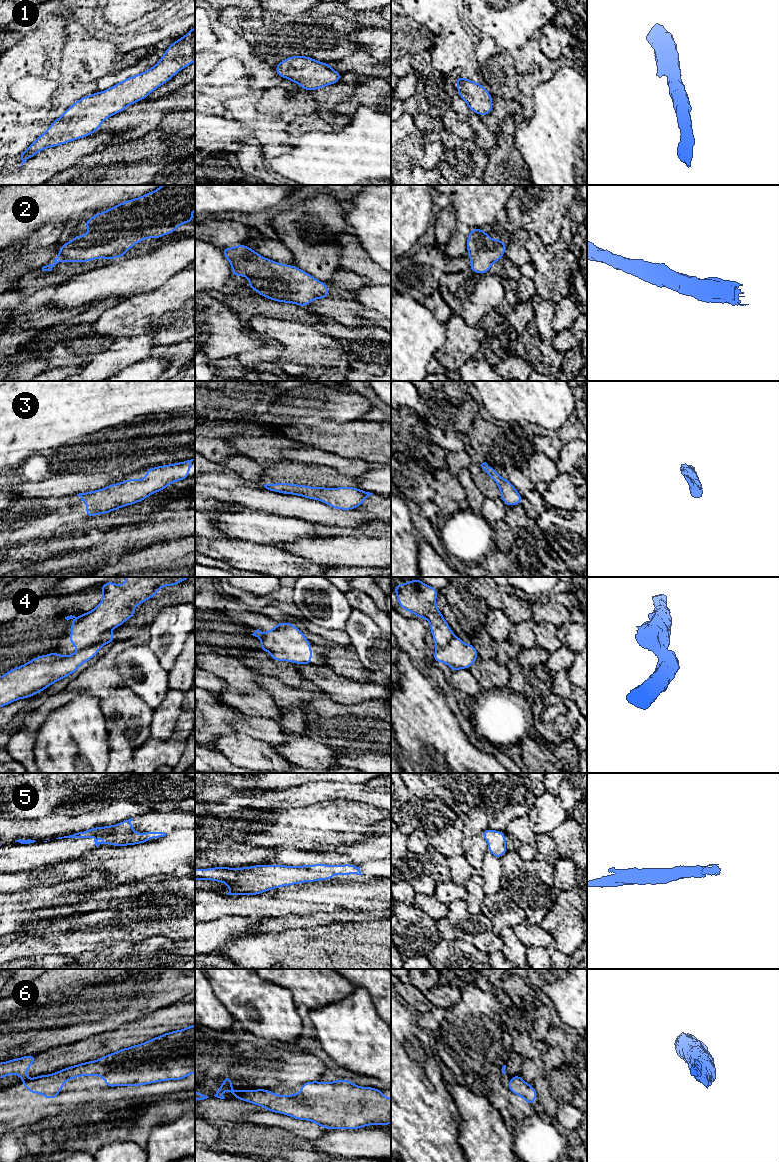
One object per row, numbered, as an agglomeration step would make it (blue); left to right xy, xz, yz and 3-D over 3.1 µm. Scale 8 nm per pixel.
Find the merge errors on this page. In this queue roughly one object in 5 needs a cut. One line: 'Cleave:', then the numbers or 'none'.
Cleave: 4, 6

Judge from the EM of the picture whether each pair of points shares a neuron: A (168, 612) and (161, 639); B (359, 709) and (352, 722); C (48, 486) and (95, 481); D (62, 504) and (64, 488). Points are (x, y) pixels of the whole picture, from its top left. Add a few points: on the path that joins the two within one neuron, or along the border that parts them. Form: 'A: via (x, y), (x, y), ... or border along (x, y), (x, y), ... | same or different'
A: via (168, 619), (168, 632) | same
B: via (359, 712), (355, 719) | same
C: via (60, 485), (83, 482) | same
D: border along (74, 494), (41, 498) | different

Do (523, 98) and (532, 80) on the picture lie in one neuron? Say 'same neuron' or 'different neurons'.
same neuron

